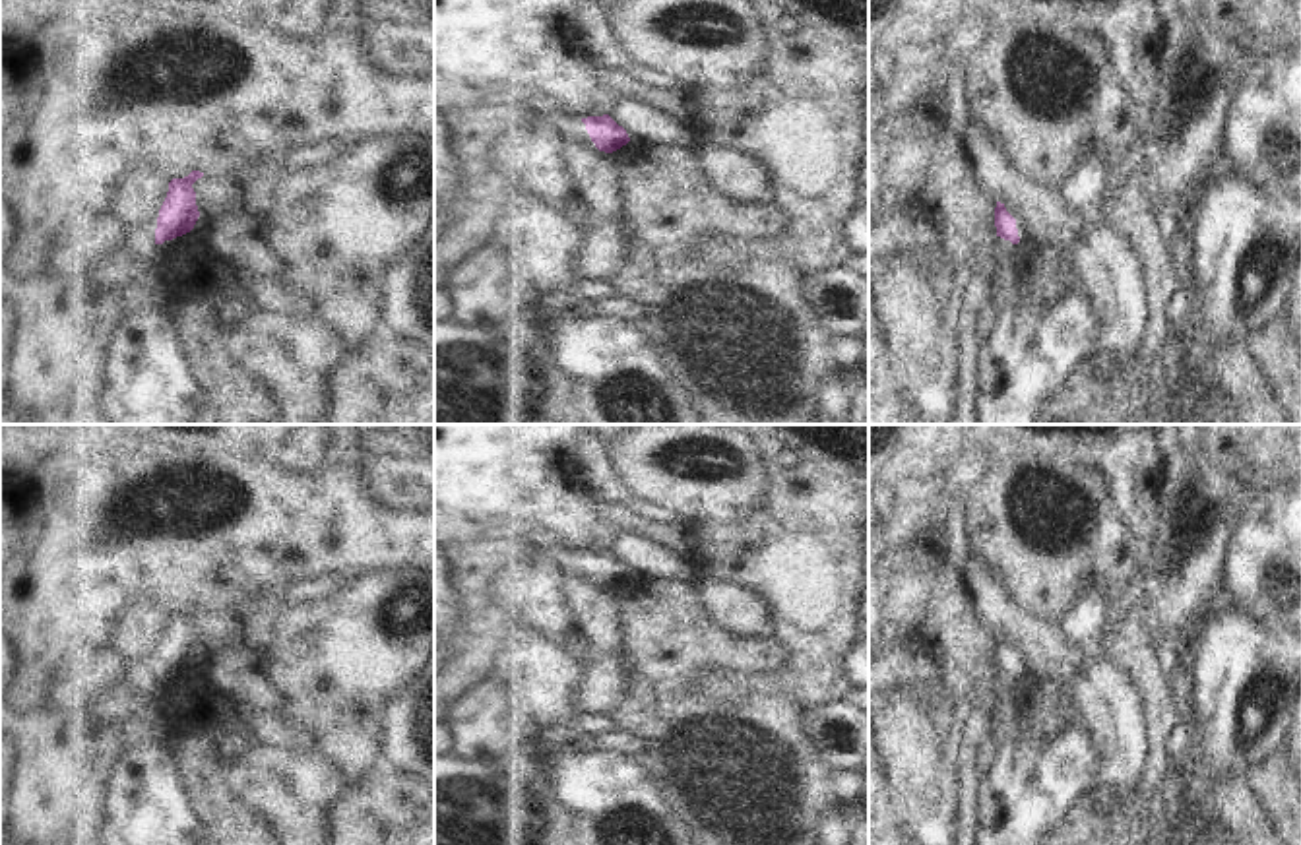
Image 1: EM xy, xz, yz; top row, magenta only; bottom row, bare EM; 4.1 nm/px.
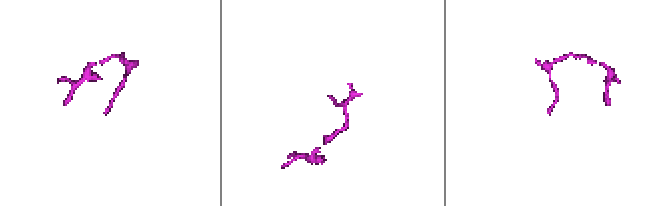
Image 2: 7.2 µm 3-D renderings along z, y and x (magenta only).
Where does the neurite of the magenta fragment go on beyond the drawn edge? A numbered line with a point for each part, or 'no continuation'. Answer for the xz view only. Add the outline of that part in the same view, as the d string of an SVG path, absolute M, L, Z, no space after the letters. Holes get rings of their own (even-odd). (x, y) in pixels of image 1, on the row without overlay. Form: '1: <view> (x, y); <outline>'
no continuation

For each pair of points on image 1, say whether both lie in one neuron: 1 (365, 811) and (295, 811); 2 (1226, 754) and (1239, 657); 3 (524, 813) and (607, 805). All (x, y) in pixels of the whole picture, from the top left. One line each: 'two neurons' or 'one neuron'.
1: two neurons
2: one neuron
3: two neurons

